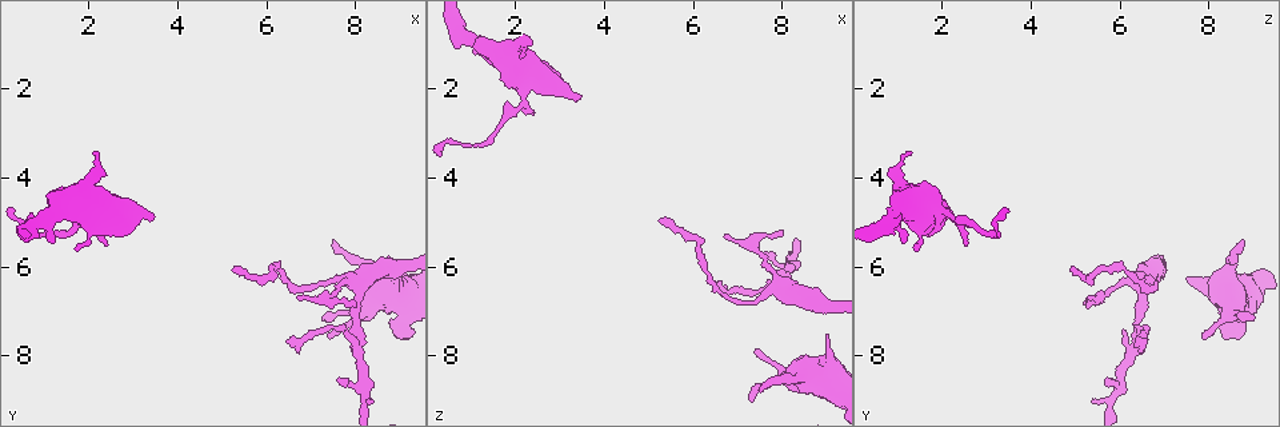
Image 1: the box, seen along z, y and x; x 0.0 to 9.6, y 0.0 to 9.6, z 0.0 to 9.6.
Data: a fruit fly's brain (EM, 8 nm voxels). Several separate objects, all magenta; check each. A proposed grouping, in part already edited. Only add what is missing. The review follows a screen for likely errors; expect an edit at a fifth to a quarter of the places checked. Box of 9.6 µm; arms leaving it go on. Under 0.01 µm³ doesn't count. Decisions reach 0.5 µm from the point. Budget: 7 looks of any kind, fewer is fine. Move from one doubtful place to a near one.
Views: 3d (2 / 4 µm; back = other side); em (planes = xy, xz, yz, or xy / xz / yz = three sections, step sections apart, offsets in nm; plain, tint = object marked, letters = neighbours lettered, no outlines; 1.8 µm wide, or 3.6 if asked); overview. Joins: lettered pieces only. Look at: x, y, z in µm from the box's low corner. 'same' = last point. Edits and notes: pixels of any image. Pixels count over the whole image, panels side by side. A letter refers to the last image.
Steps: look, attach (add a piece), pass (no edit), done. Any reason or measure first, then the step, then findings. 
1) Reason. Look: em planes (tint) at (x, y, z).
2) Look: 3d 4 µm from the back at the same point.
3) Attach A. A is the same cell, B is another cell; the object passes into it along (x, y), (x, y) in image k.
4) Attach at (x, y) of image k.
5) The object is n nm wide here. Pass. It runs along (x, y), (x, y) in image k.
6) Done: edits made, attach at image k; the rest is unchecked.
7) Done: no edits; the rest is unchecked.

Free end. Look: em planes (plain) at (7.30, 7.10, 9.00).

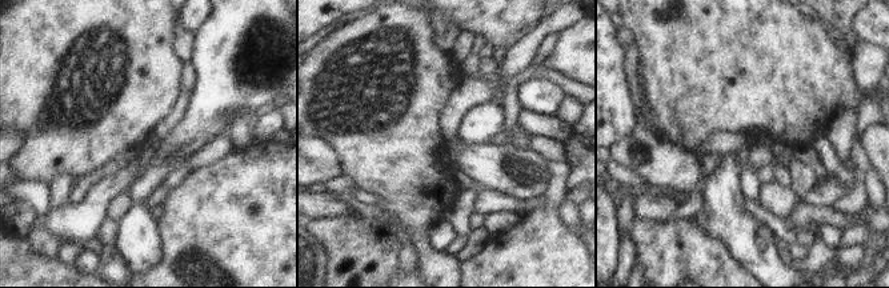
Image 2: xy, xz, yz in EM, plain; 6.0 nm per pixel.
Look: em planes (letters) at the same point.

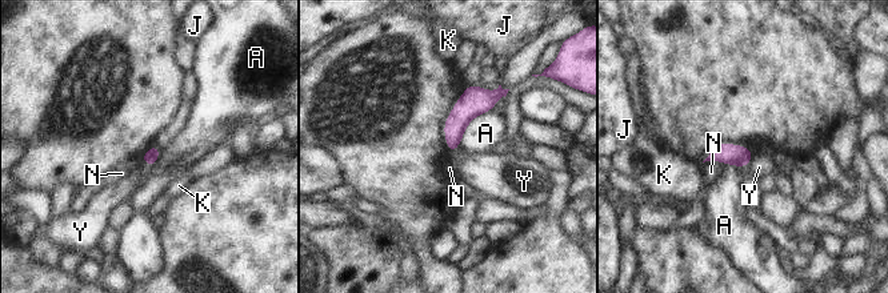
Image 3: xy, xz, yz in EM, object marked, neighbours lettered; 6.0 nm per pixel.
Pass. A, J, K, N and Y are other cells; no lettered piece goes on from it.

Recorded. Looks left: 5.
Free end. Look: 3d 4 µm at (7.50, 5.35, 8.75).

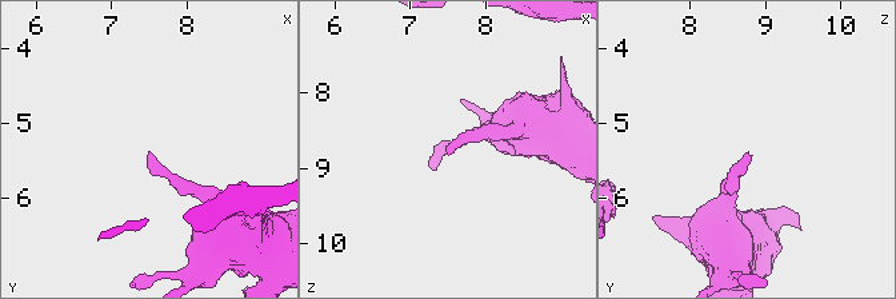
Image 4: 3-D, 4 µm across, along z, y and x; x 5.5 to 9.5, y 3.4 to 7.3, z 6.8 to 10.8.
Look: em planes (letters) at (7.50, 5.40, 8.70).

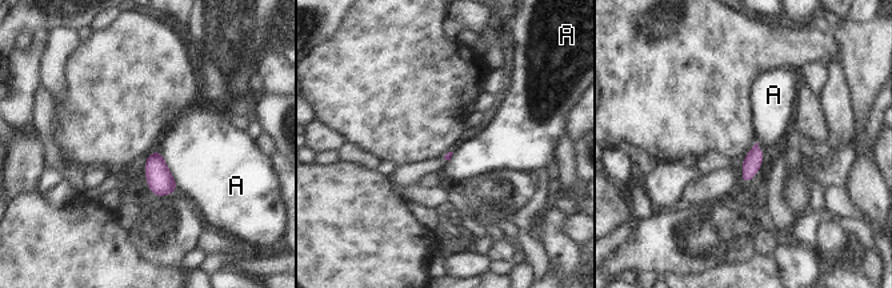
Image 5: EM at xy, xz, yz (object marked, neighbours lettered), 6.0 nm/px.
Pass. A is another cell; none of them fits.

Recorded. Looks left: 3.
Arms part here. Look: 3d 4 µm at (1.10, 4.90, 0.90).

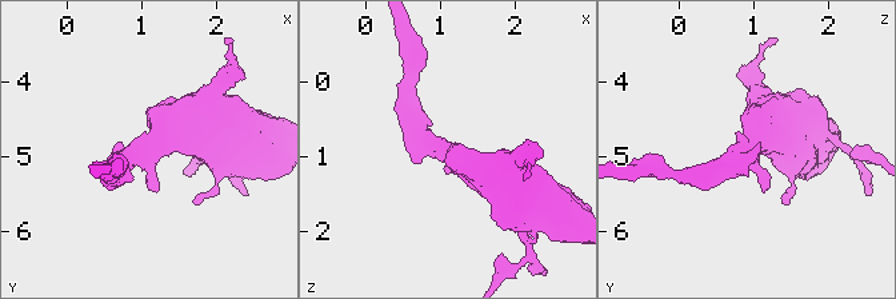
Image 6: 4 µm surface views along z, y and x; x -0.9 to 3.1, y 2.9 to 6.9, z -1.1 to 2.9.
Look: em xz step 8 (plain) at (1.05, 4.90, 0.85).

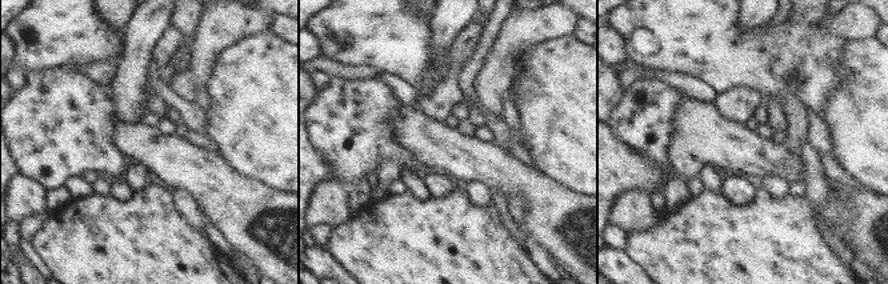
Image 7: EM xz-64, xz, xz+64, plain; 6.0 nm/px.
See the neighbours. Look: em xz step 8 (letters) at the same point.

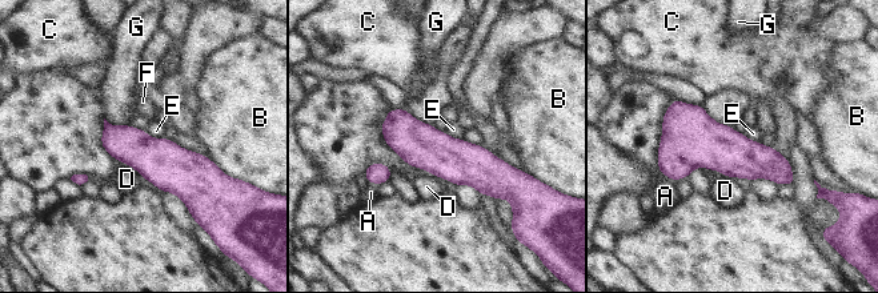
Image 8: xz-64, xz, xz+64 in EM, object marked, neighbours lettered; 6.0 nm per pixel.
The object is 260 nm wide here. Attach A. A is the same cell, B, C, D, E, F and G are other cells; the object passes into it along (688, 141), (672, 179), (665, 196) in image 8; it goes on there.

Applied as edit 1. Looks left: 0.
Done: edits made, attach at image 8; the rest is unchecked.

